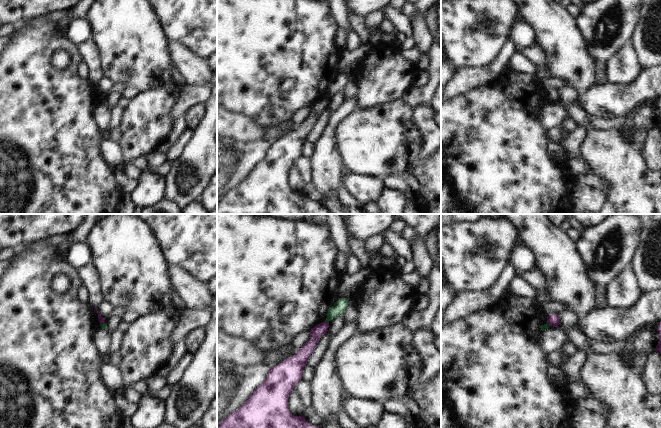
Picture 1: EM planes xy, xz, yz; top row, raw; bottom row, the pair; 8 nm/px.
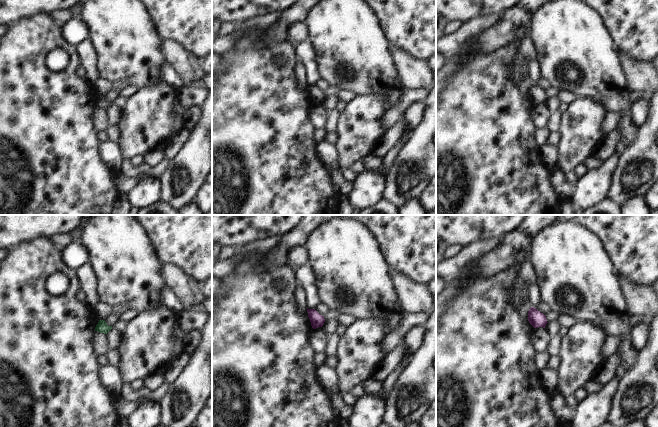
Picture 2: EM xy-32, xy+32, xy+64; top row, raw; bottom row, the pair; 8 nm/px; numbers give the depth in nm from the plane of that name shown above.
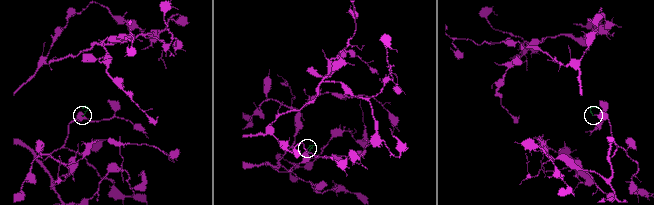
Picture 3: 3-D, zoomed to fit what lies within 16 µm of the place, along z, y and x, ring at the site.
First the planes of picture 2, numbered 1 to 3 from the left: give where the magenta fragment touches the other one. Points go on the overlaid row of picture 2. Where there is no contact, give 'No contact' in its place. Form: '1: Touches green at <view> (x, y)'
1: No contact
2: No contact
3: No contact.

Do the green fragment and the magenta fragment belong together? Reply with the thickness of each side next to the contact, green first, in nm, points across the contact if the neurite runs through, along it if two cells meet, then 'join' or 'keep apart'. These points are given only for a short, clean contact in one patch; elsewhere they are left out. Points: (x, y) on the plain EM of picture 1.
calibres 100 and 100 nm; border xz (325, 96), (328, 98); keep apart

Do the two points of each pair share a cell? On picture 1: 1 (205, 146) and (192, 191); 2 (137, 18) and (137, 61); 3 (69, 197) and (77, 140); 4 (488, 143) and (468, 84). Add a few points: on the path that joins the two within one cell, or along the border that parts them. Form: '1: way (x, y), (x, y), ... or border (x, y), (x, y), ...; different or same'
1: way (201, 157), (195, 166), (192, 180); same
2: way (137, 29), (137, 50); same
3: way (69, 183), (72, 177), (72, 154); same
4: border (492, 83), (457, 95), (451, 99); different

